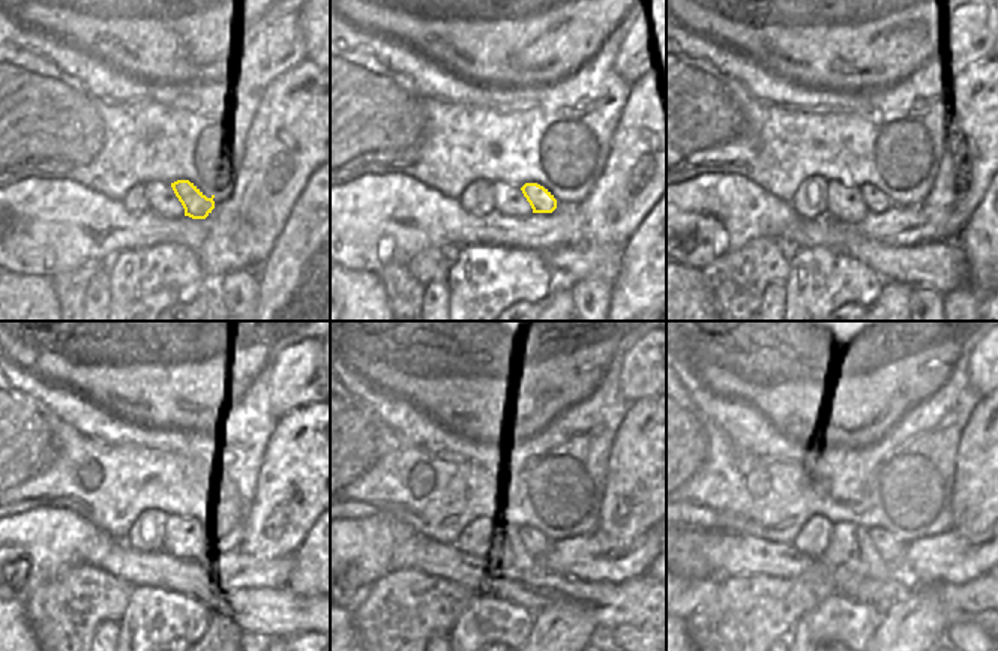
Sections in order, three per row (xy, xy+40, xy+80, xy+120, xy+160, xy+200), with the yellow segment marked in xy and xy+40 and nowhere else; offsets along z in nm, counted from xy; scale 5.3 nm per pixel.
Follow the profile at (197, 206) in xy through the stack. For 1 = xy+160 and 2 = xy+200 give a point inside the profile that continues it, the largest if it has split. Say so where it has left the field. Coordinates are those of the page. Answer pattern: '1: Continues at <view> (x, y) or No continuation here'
1: Continues at xy+160 (542, 545)
2: Continues at xy+200 (892, 549).

